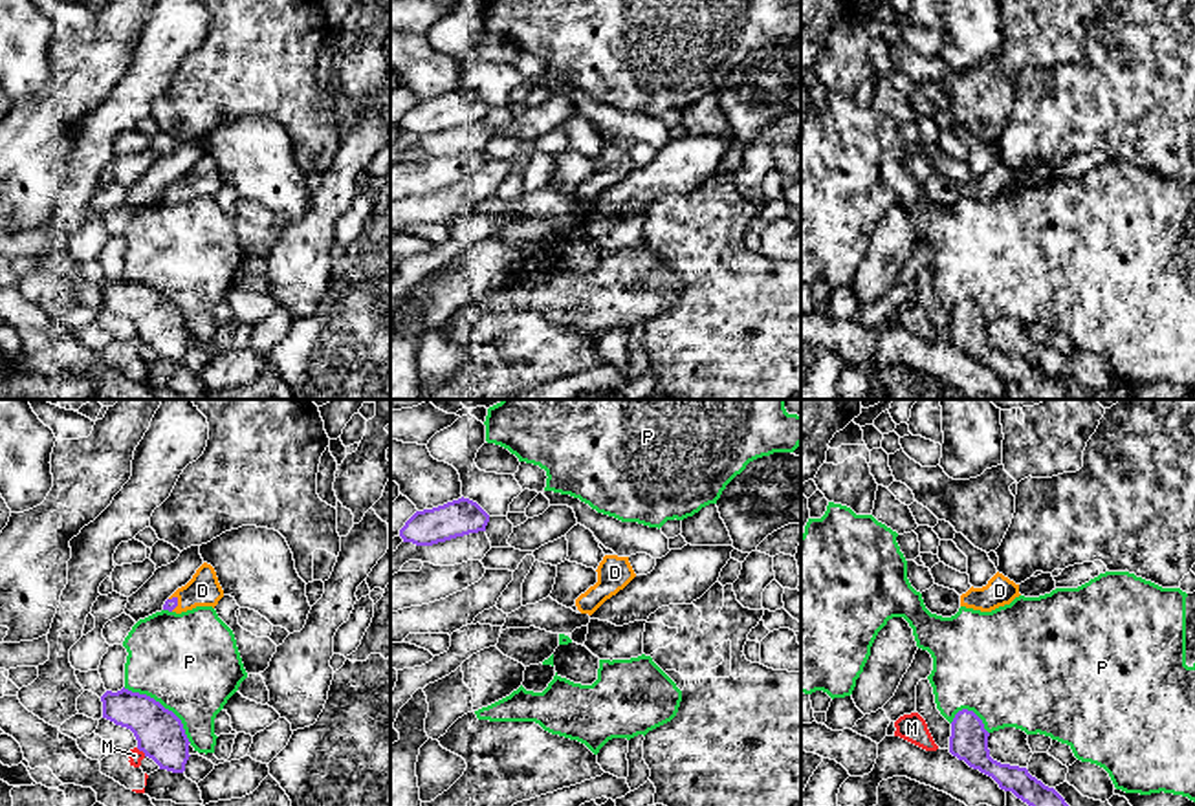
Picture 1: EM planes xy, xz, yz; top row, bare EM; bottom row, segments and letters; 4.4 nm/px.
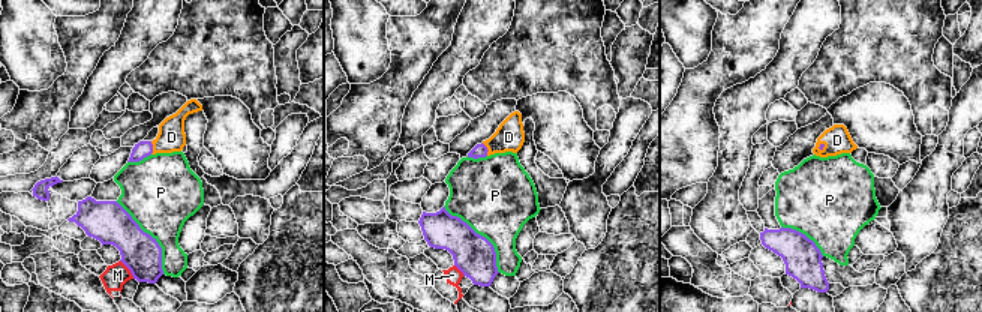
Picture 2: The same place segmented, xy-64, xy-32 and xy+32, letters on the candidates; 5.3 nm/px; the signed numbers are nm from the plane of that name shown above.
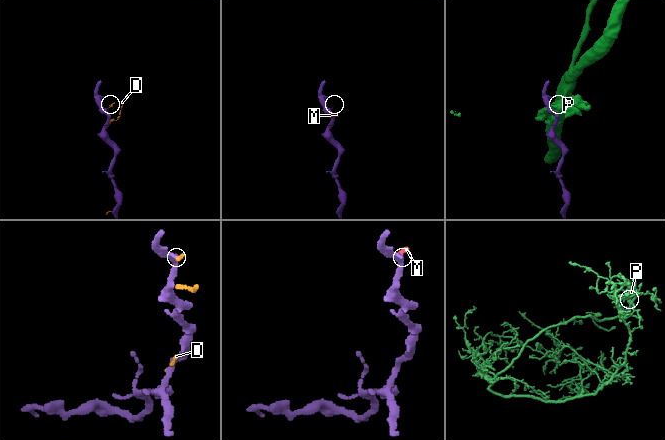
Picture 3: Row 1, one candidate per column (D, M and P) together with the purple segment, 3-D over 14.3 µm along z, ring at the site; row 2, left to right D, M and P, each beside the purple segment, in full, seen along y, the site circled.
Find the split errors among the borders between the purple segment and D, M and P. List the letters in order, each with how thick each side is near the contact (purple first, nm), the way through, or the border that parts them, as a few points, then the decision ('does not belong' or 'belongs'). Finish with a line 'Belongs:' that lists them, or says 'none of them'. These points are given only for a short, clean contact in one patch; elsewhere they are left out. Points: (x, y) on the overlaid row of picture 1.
D: 50/140 nm | belongs
M: 220/60 nm | along xy (136, 748), (145, 755) | does not belong
P: 220/440 nm | does not belong
Belongs: D

